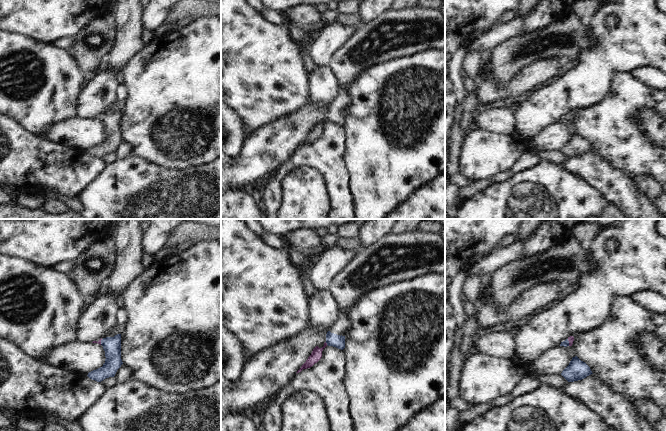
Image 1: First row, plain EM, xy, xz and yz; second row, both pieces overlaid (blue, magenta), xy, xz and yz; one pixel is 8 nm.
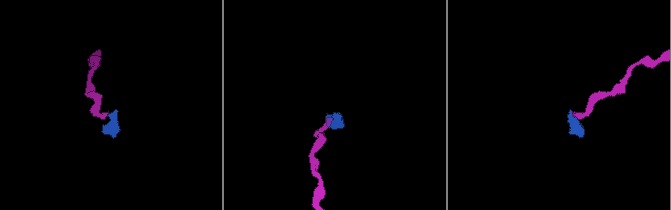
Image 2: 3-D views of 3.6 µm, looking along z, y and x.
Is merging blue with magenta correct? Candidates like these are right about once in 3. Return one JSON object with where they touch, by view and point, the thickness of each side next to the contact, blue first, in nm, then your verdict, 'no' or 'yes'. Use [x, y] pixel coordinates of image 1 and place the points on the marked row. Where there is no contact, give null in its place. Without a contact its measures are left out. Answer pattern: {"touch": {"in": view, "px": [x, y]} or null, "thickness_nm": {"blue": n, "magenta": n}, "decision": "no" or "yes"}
{"touch": {"in": "xz", "px": [326, 342]}, "thickness_nm": {"blue": 100, "magenta": 90}, "decision": "yes"}

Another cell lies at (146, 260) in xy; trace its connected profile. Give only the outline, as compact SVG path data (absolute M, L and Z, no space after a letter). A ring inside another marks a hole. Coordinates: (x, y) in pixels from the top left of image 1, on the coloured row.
M142 251L141 258L140 258L140 263L141 263L141 265L144 269L149 267L153 263L153 260L154 259L153 259L152 255L147 254L144 251Z

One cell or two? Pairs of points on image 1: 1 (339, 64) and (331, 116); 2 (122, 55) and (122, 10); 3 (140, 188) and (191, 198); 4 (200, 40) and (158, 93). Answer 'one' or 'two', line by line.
1: one
2: one
3: one
4: one

